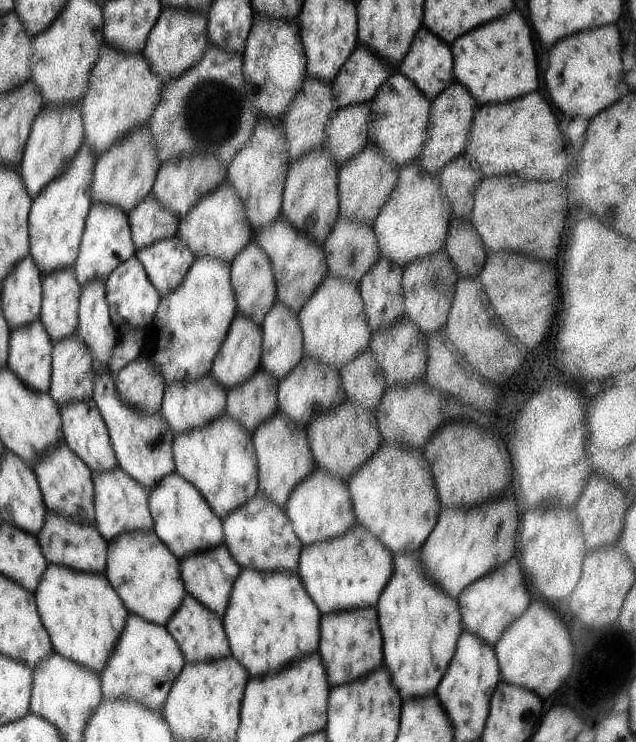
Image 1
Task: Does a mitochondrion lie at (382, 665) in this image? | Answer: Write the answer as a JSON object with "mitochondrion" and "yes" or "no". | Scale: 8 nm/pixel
{"mitochondrion":"no"}

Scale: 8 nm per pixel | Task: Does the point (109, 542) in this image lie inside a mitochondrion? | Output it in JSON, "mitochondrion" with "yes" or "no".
{"mitochondrion":"no"}

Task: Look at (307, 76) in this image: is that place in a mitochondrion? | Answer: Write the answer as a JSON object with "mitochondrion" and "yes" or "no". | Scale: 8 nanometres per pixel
{"mitochondrion":"no"}

